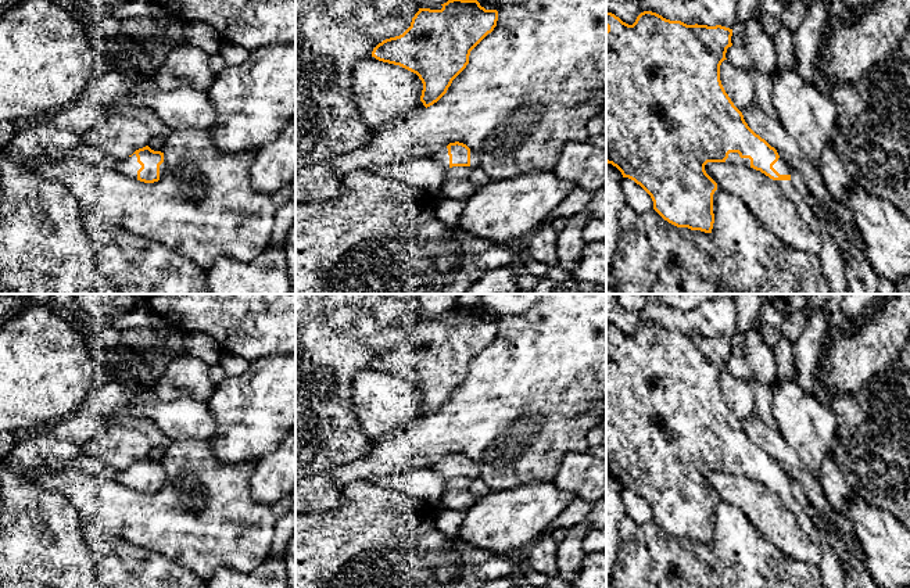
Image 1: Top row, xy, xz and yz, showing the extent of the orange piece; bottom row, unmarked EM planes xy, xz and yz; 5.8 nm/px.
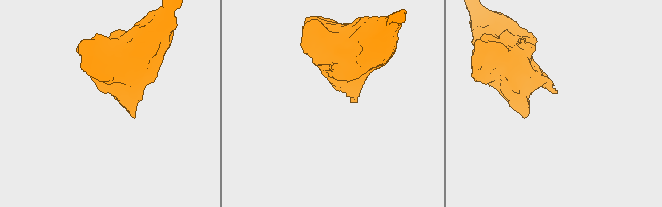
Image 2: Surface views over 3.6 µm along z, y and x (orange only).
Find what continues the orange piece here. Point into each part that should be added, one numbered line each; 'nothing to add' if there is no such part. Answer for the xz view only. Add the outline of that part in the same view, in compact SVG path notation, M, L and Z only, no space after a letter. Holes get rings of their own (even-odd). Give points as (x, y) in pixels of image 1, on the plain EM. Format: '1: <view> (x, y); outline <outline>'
1: xz (441, 466); outline M444 458L440 462L437 462L433 466L433 470L436 470L437 473L440 473L445 480L449 478L449 466L448 466L448 459Z

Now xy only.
1: xy (129, 476); outline M136 465L132 467L126 467L118 472L115 481L137 491L137 481L141 478L141 476L137 473Z

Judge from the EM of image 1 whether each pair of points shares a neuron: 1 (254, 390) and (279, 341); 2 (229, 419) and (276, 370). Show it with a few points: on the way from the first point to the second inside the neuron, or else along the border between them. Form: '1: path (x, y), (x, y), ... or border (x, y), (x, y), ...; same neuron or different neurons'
1: border (280, 352), (260, 357), (250, 362); different neurons
2: path (239, 407), (264, 383); same neuron

